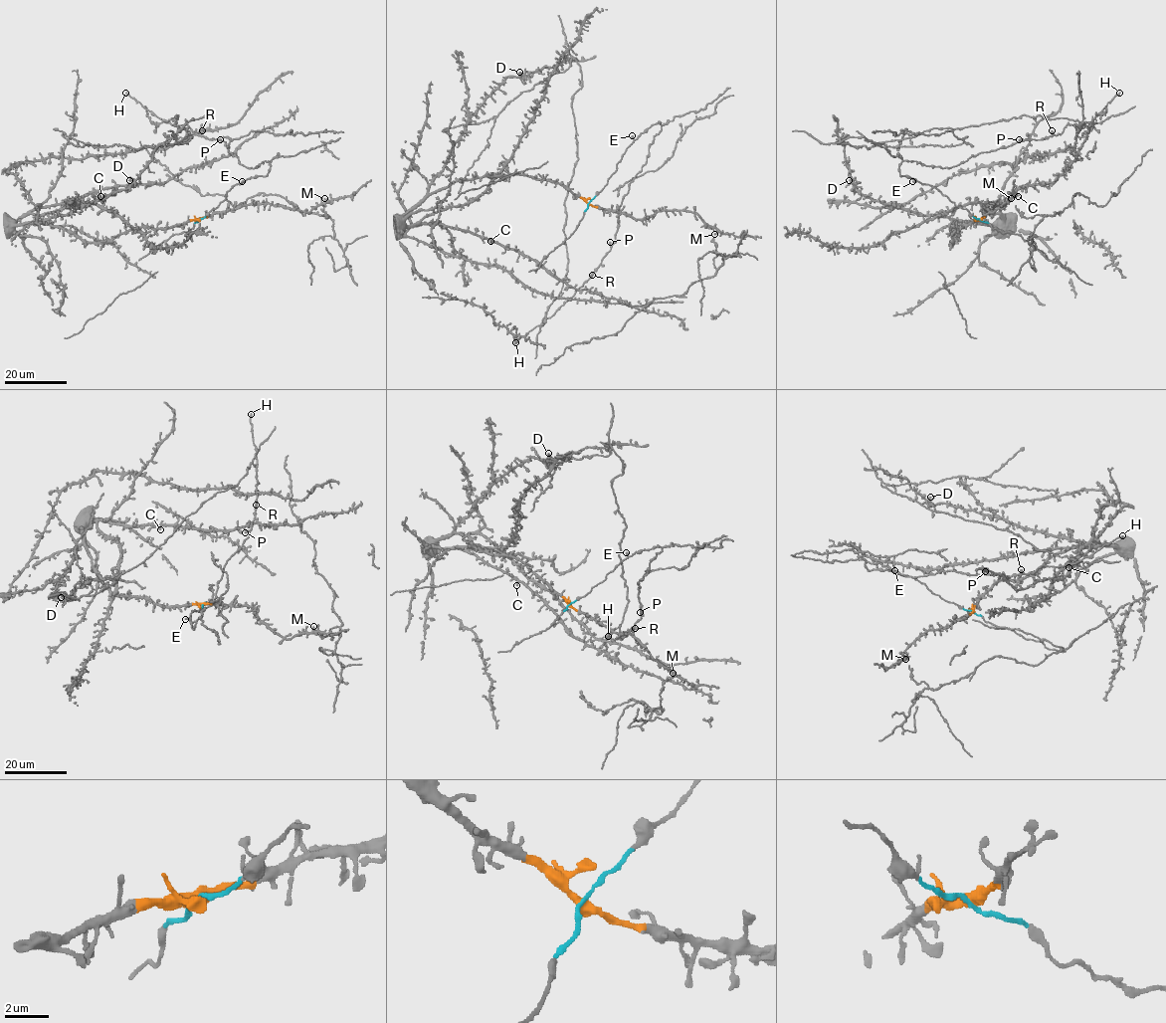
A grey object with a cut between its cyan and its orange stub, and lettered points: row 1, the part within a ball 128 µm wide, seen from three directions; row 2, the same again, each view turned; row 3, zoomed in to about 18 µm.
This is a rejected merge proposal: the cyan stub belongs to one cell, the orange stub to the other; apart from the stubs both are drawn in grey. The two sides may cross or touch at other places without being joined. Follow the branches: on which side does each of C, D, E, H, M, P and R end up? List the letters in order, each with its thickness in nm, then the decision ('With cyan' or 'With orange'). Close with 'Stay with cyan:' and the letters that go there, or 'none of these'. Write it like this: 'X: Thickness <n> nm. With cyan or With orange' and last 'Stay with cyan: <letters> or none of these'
C: Thickness 280 nm. With orange
D: Thickness 320 nm. With orange
E: Thickness 320 nm. With cyan
H: Thickness 200 nm. With cyan
M: Thickness 200 nm. With orange
P: Thickness 320 nm. With cyan
R: Thickness 420 nm. With cyan
Stay with cyan: E, H, P, R

